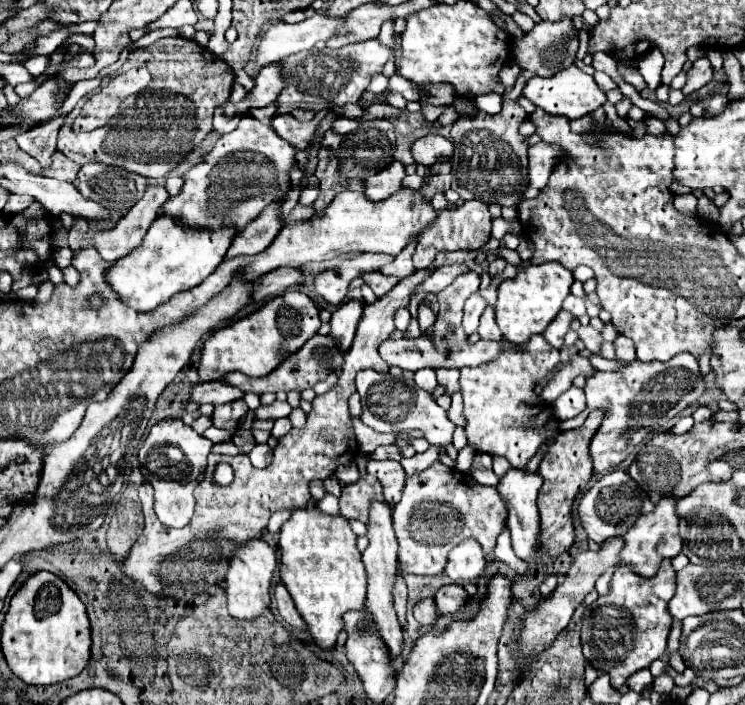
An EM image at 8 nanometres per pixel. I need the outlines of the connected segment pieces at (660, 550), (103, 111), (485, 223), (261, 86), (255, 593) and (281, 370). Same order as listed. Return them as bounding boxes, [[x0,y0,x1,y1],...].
[[621,496,683,578],[75,68,151,132],[413,200,491,268],[225,62,285,116],[225,540,277,620],[219,334,341,394]]

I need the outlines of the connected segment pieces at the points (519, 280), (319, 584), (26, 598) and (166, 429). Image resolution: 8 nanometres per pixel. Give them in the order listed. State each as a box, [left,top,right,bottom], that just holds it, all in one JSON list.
[[495,262,573,344],[281,506,367,648],[1,572,91,686],[139,420,211,528]]

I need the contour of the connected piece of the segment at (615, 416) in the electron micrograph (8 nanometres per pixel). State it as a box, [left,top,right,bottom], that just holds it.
[577,352,707,474]

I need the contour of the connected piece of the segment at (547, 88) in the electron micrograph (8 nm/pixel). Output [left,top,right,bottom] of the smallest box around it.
[523,64,607,120]

